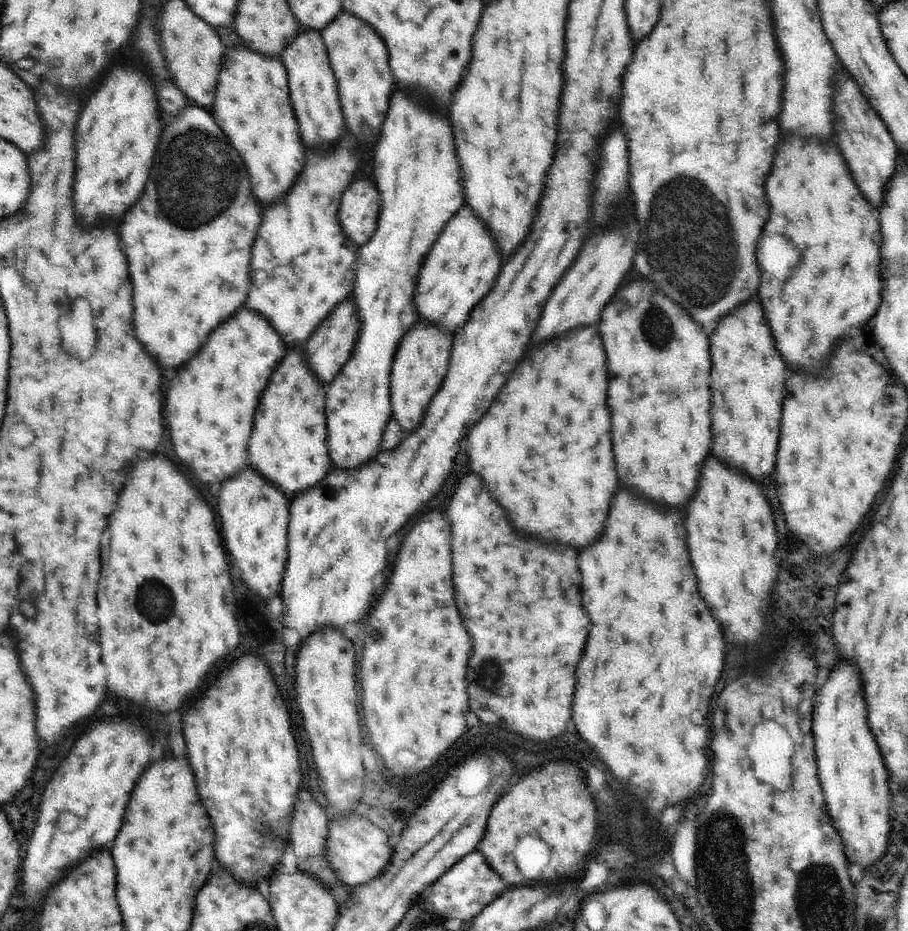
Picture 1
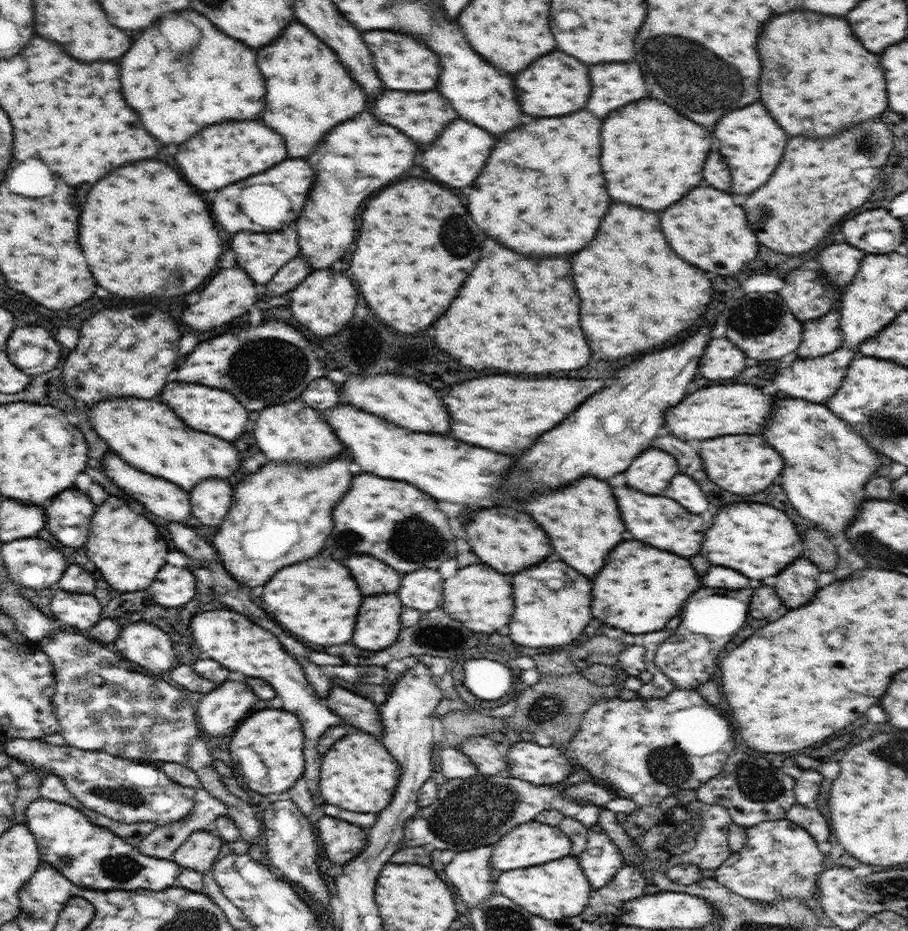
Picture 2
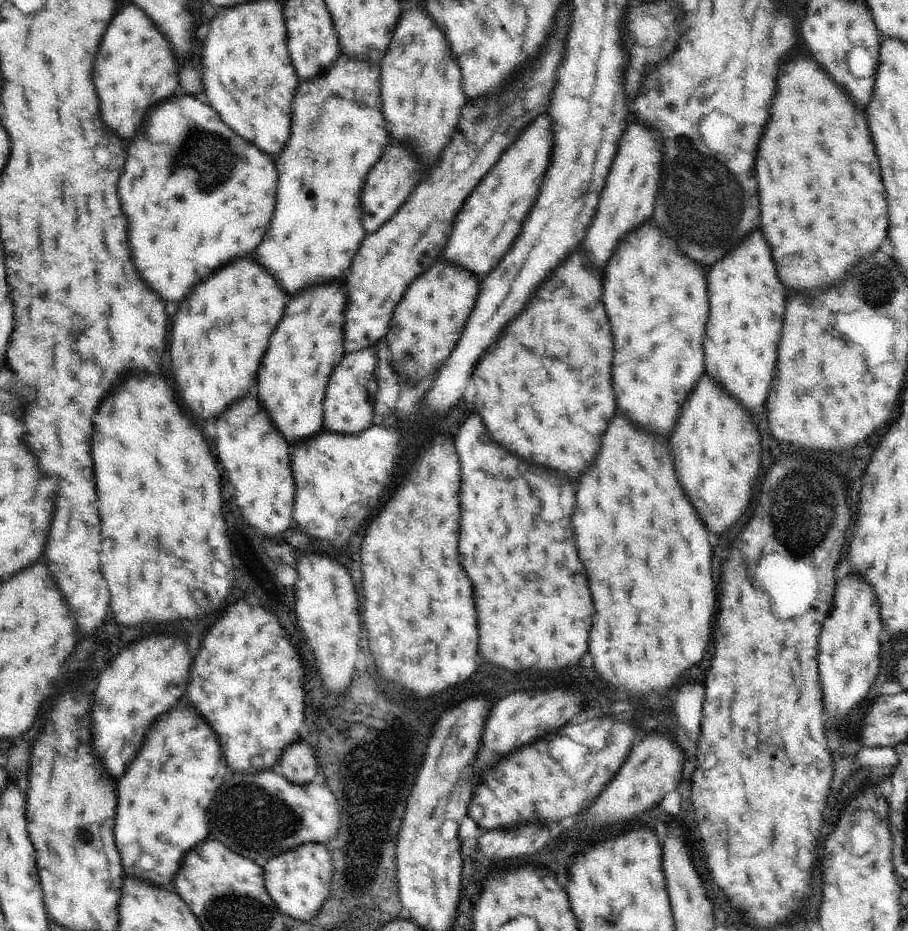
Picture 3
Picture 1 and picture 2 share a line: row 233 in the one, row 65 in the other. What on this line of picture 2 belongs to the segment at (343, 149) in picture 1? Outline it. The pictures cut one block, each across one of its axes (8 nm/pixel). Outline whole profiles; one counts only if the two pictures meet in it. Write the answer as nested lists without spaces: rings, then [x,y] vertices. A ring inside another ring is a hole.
[[[292,22],[284,34],[272,44],[264,46],[264,50],[258,50],[258,66],[266,80],[266,110],[264,110],[264,122],[272,130],[276,130],[288,146],[290,158],[306,158],[310,156],[316,146],[320,146],[326,138],[326,134],[346,122],[358,116],[366,108],[366,94],[360,90],[360,86],[350,78],[348,70],[338,62],[336,54],[324,46],[304,24]]]

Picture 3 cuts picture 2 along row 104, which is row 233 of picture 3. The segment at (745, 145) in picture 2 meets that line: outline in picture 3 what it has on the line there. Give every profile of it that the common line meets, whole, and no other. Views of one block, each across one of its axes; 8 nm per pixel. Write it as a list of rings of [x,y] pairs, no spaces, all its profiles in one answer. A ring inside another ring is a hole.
[[[752,230],[748,238],[744,238],[736,250],[730,250],[724,260],[716,262],[712,270],[708,270],[708,294],[710,294],[710,318],[706,326],[706,372],[714,376],[716,382],[724,384],[726,392],[738,396],[738,400],[748,408],[750,414],[756,414],[756,408],[766,402],[766,396],[772,388],[772,376],[778,356],[778,340],[784,326],[786,312],[786,290],[776,274],[776,266],[772,262],[772,250],[764,240],[760,230]]]

